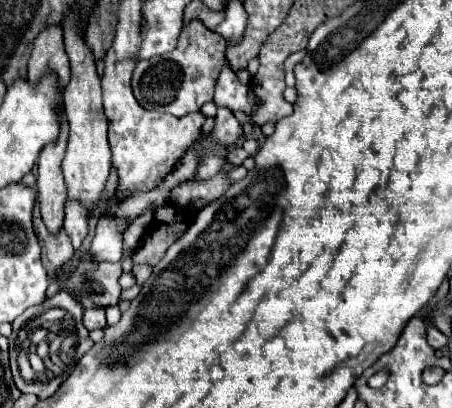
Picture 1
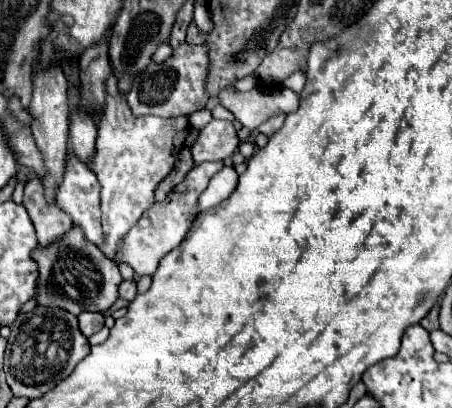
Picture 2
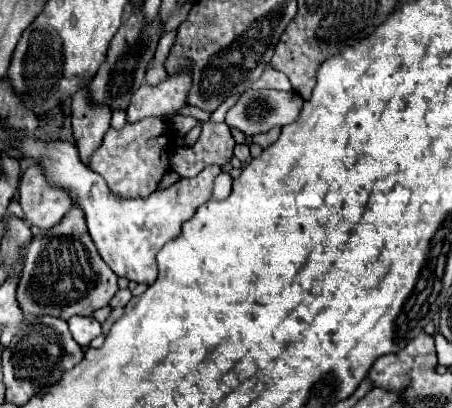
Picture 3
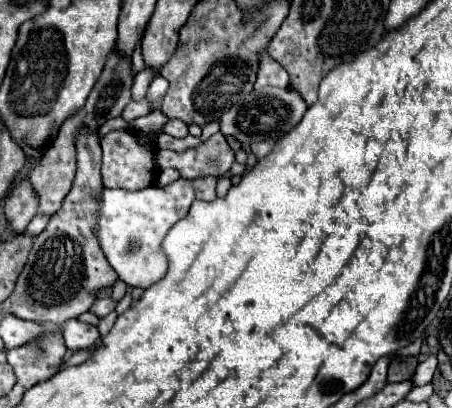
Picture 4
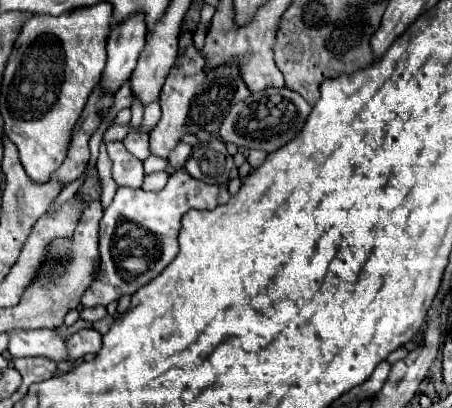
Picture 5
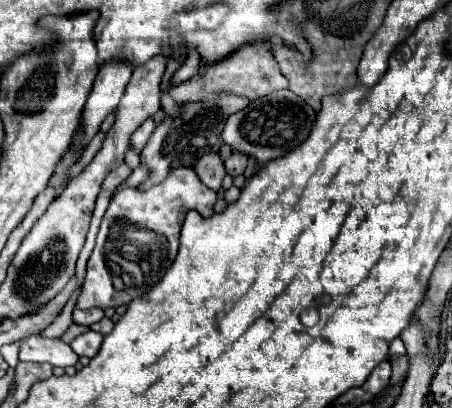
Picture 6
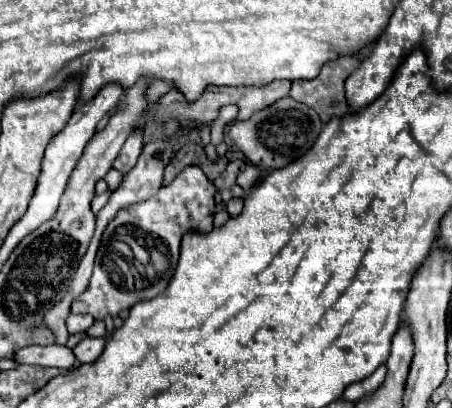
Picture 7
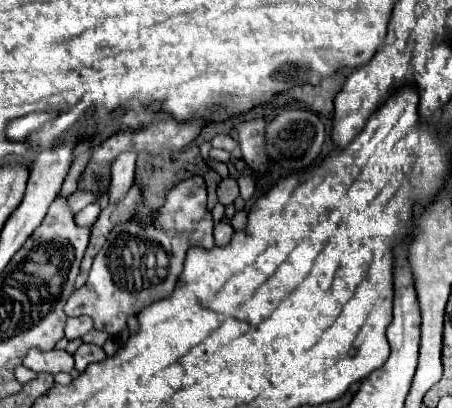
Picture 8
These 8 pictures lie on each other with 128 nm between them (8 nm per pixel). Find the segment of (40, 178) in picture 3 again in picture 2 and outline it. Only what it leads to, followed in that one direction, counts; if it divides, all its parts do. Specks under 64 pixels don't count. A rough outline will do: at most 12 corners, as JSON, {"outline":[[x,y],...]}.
{"outline":[[40,178],[26,182],[24,206],[46,248],[72,230],[56,204],[48,208]]}

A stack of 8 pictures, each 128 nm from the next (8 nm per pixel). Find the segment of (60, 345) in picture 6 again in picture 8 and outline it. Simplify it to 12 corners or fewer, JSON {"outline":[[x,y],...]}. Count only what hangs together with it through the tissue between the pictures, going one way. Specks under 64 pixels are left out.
{"outline":[[32,348],[22,364],[34,372],[70,372],[66,350]]}

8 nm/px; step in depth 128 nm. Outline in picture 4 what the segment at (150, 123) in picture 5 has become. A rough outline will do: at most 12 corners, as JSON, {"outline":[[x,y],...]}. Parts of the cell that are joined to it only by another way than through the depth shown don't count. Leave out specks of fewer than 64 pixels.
{"outline":[[156,76],[148,88],[148,96],[160,108],[162,96],[168,90],[168,80]]}

